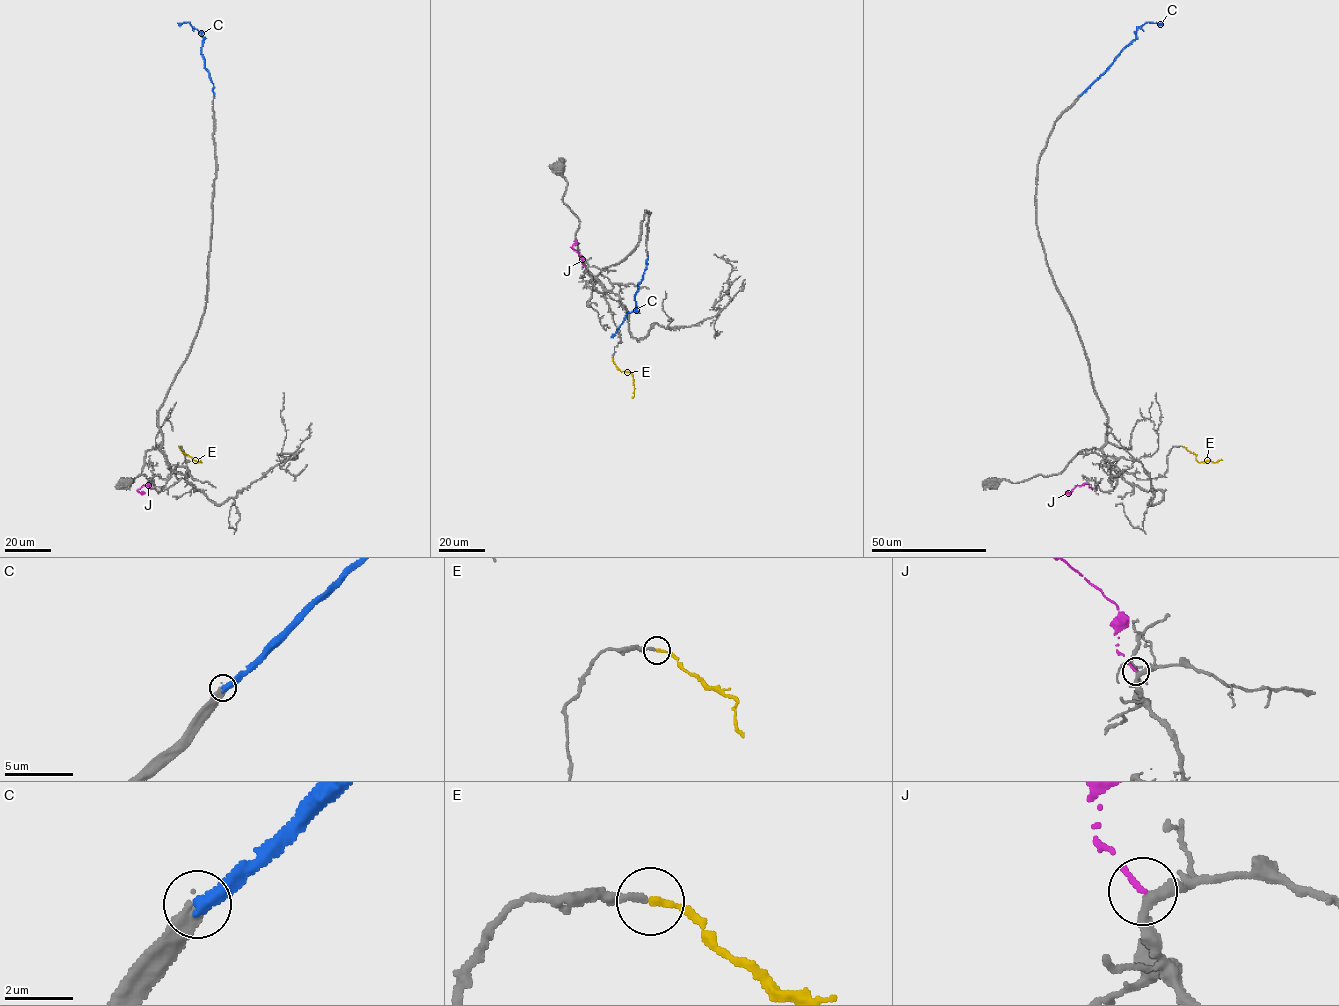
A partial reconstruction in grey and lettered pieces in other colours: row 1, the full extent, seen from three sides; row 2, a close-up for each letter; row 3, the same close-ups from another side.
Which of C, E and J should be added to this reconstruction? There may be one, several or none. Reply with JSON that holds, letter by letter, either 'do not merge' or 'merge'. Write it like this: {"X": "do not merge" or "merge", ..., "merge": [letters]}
{"C": "do not merge", "E": "merge", "J": "do not merge", "merge": ["E"]}

